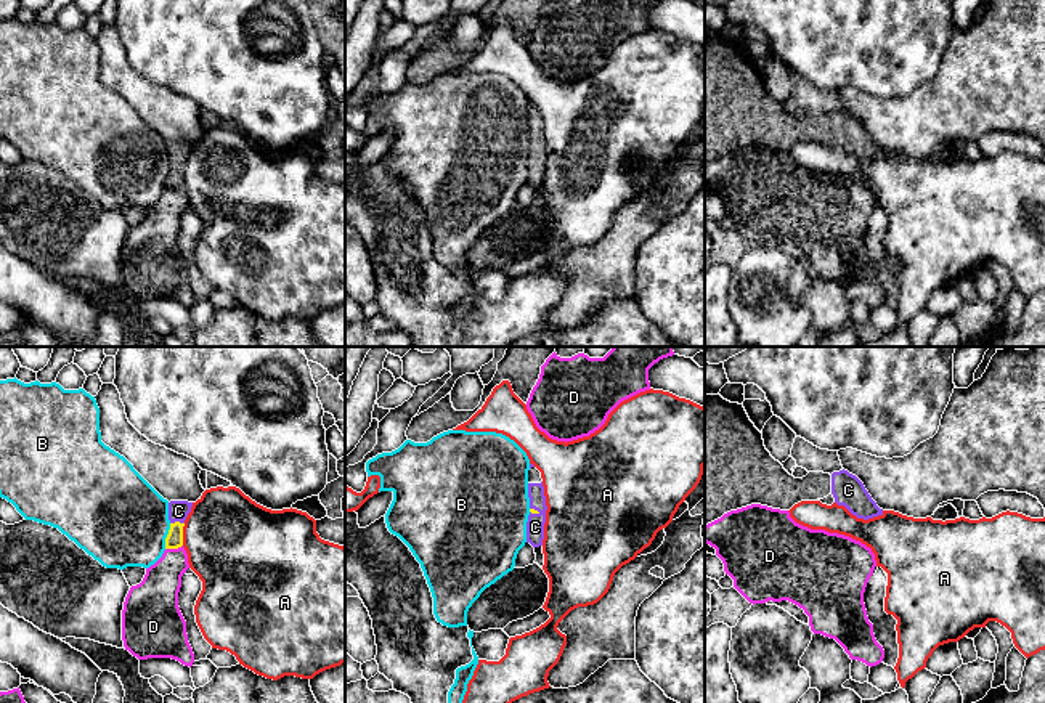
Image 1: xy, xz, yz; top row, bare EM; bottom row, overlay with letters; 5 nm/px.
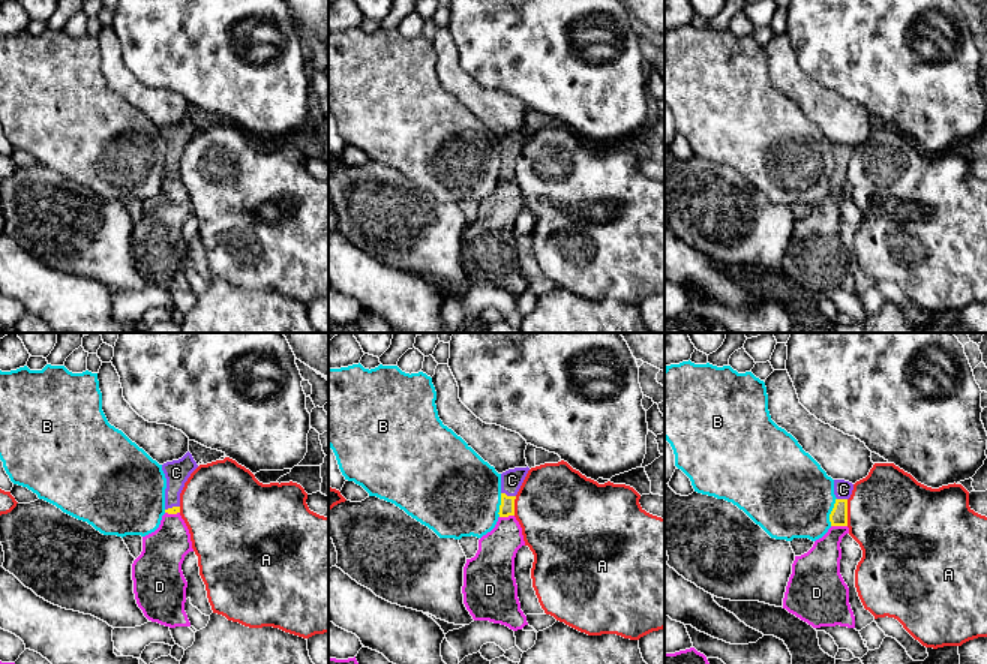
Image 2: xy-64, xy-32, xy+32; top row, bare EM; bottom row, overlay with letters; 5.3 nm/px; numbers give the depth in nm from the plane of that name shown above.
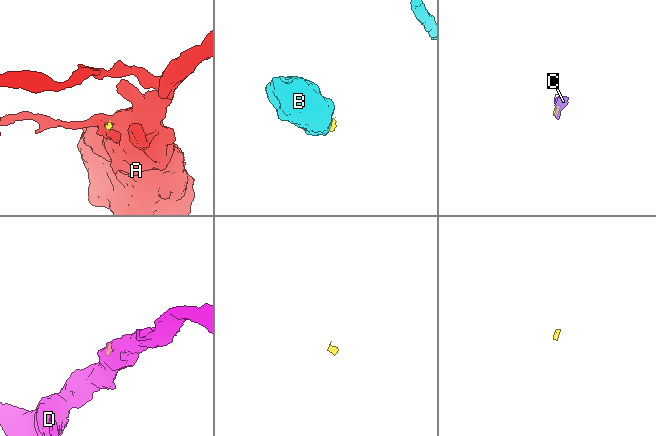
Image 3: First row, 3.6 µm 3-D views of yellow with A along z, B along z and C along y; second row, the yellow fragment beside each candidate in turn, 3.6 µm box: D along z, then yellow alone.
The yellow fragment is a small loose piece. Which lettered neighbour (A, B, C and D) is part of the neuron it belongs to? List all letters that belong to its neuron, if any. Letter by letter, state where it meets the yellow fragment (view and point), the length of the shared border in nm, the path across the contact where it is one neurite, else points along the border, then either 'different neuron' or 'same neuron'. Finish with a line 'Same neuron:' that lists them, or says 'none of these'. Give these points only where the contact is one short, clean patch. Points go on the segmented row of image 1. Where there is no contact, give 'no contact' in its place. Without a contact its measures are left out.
A: contact xy (182, 535); length 110 nm; border xy (185, 524), (182, 544); different neuron
B: contact xy (167, 536); length 130 nm; border xy (170, 524), (164, 548); different neuron
C: contact xy (177, 522); length 70 nm; way xy (174, 540), (177, 522), (178, 511); same neuron
D: contact xy (174, 548); length 90 nm; border xy (182, 544), (166, 549); different neuron
Same neuron: C

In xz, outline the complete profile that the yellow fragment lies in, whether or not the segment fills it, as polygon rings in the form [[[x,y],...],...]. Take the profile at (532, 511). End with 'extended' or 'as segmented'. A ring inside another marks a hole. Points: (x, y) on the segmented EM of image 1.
[[[530,464],[528,470],[530,515],[527,522],[527,542],[533,547],[543,546],[546,523],[546,496],[541,472]]]; extended

